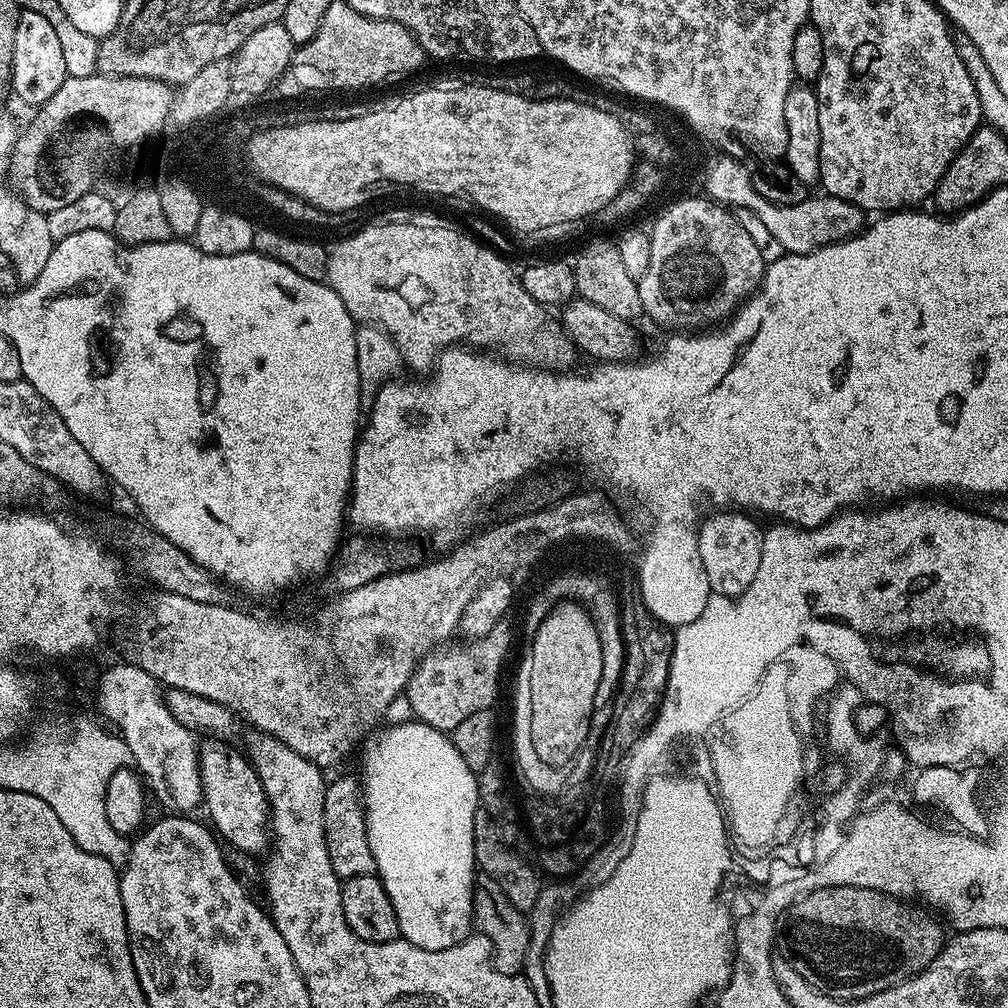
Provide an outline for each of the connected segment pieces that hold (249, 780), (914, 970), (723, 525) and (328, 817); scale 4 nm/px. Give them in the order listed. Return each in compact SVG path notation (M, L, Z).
M213 738L204 741L199 745L200 777L204 787L202 804L205 809L208 807L215 835L229 849L237 848L252 856L258 855L260 851L263 853L270 844L270 813L266 790L262 790L256 767L247 755L240 753L239 756L238 753L231 752L225 741Z
M830 886L829 888L815 888L815 890L808 893L807 896L802 896L799 900L796 900L784 912L778 932L782 937L782 940L784 936L784 944L788 947L788 950L786 950L786 957L806 982L812 983L818 990L825 992L834 999L850 1000L867 998L872 994L876 994L878 991L884 991L888 987L900 984L909 976L918 975L920 972L926 970L927 967L934 962L936 956L939 955L941 948L943 948L946 943L946 933L944 934L943 930L940 929L941 921L937 919L935 915L932 915L933 917L927 916L926 913L919 912L916 908L903 908L900 904L903 903L901 903L897 897L890 896L886 892L879 892L873 888L863 888L862 886Z
M724 510L709 515L701 523L698 531L698 552L706 571L709 591L713 595L727 595L735 599L749 588L758 574L765 531L752 519L754 518L751 515L744 512Z
M340 776L325 787L322 822L326 826L326 851L330 853L330 866L334 866L334 874L341 881L373 875L376 863L374 853L370 851L370 838L366 838L362 784L359 779Z

